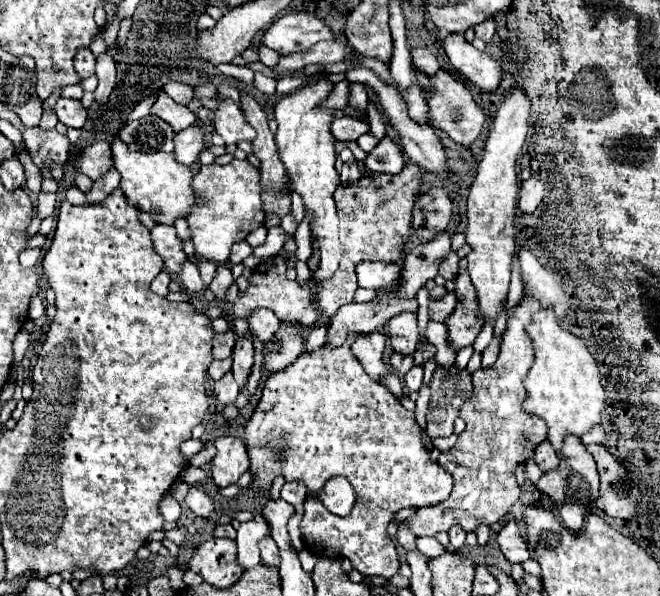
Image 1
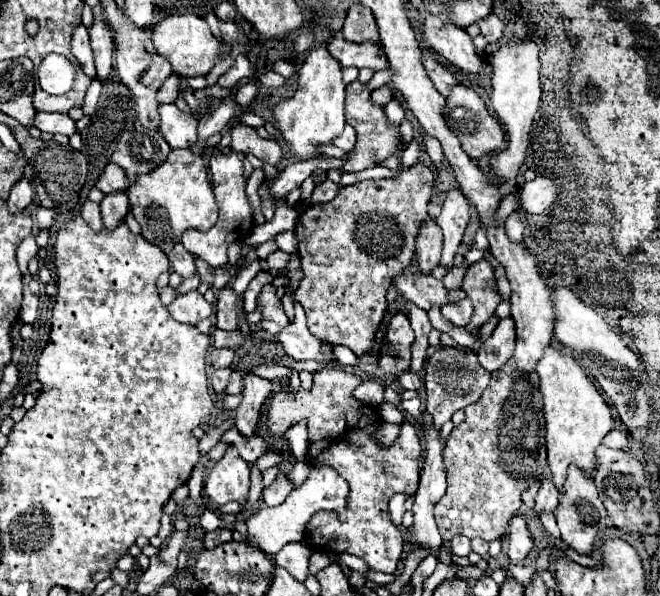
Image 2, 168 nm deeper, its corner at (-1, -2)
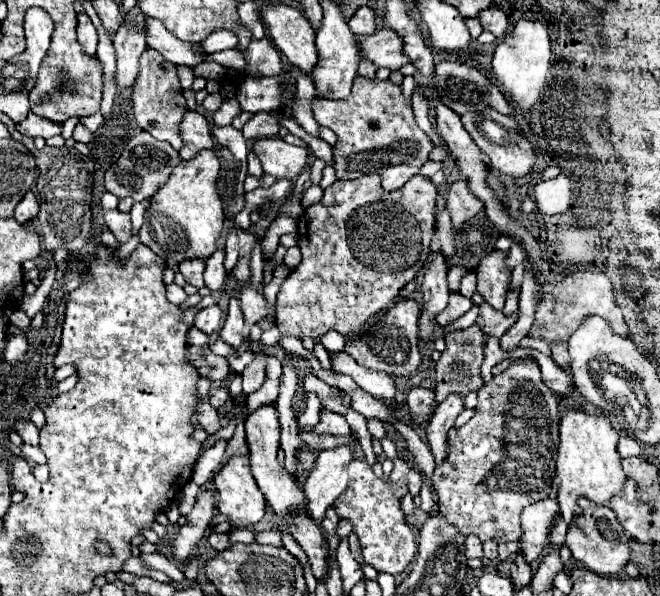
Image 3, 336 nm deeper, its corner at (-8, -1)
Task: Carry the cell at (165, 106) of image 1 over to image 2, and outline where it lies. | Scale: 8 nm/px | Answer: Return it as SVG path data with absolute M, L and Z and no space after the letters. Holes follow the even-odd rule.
M163 103L159 105L161 125L159 131L165 135L167 143L177 147L187 147L197 139L197 119L181 111L175 103Z

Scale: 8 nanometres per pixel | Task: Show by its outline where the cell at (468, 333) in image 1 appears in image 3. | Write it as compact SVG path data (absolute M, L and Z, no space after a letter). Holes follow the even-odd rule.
M494 250L494 252L490 252L488 256L482 258L482 262L480 262L478 270L476 270L478 292L496 310L504 308L506 290L508 290L510 276L512 276L512 270L504 262L506 256L508 256L508 252Z

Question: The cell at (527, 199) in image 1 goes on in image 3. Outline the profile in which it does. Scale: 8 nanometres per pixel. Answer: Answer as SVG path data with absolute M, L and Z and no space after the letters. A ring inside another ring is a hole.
M560 174L554 180L544 180L534 186L534 200L538 204L538 210L542 214L554 216L562 214L572 206L570 198L570 178L566 174Z

